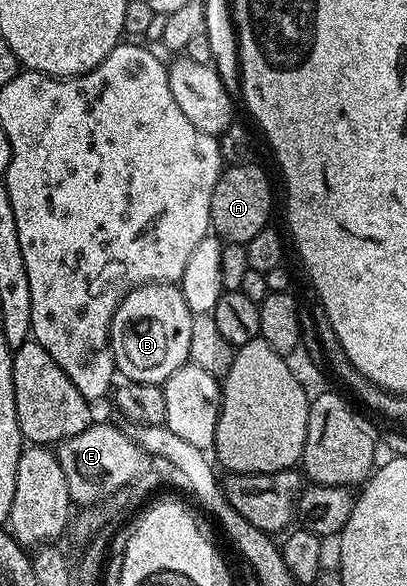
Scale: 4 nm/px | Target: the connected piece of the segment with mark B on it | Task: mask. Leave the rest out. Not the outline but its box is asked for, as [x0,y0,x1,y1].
[110,283,193,385]

